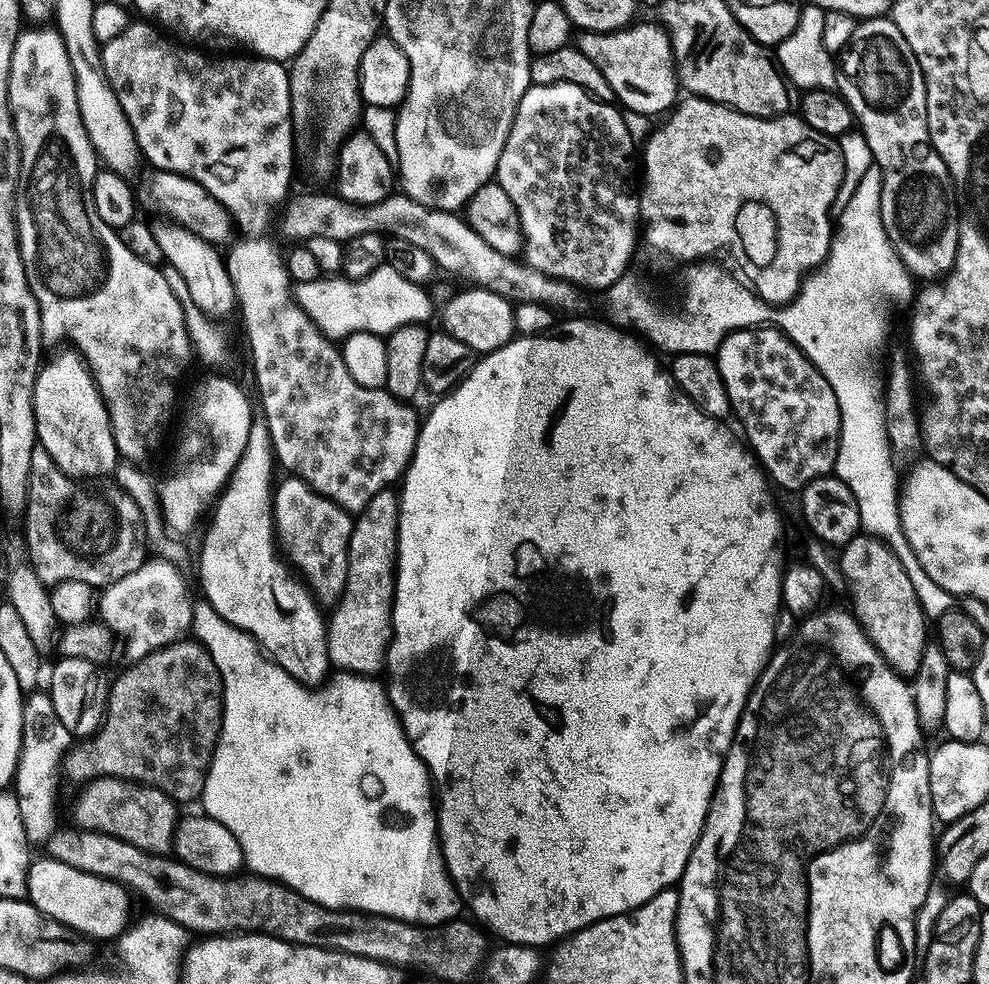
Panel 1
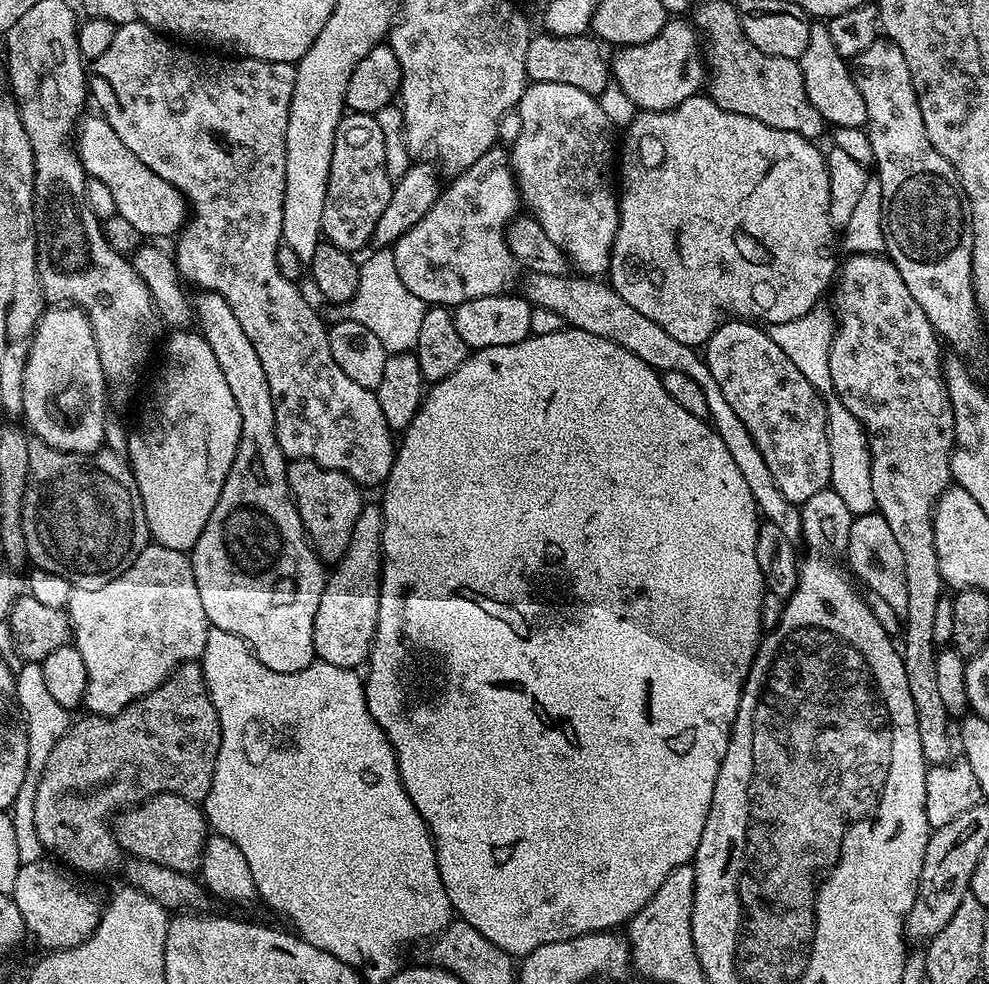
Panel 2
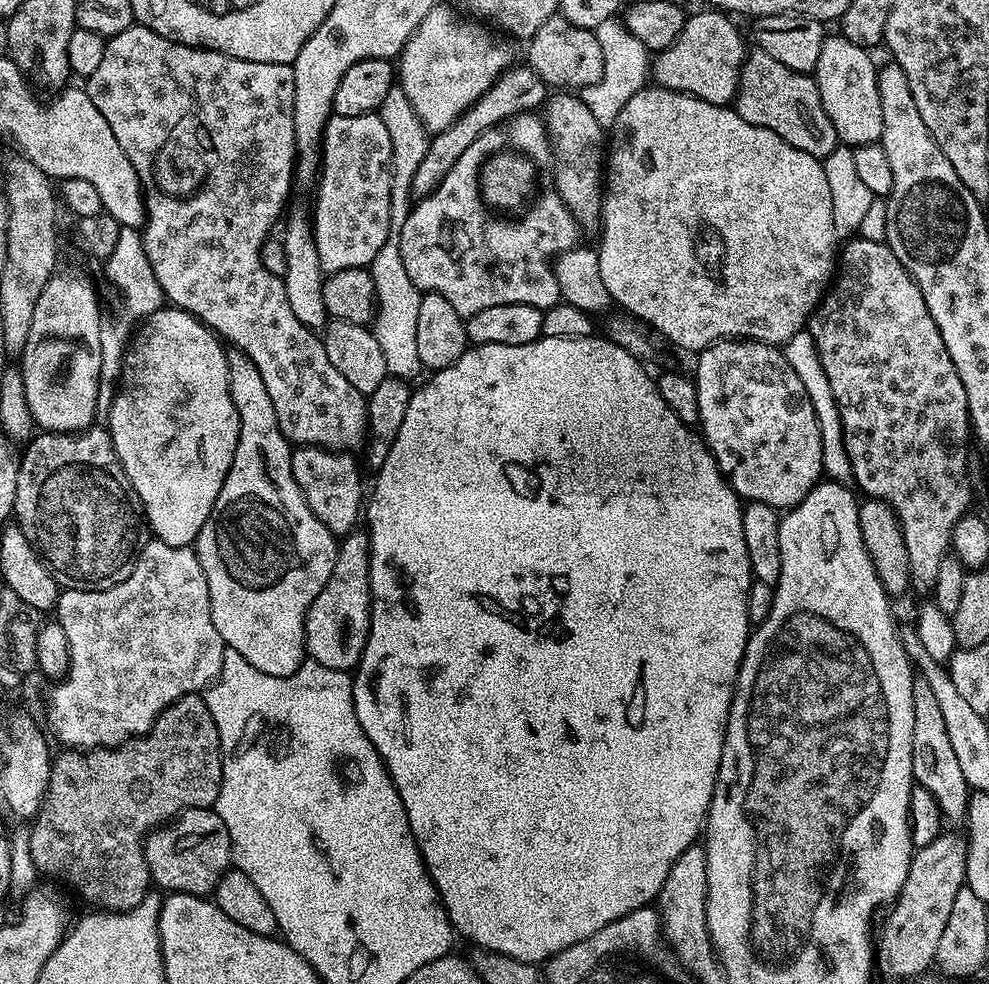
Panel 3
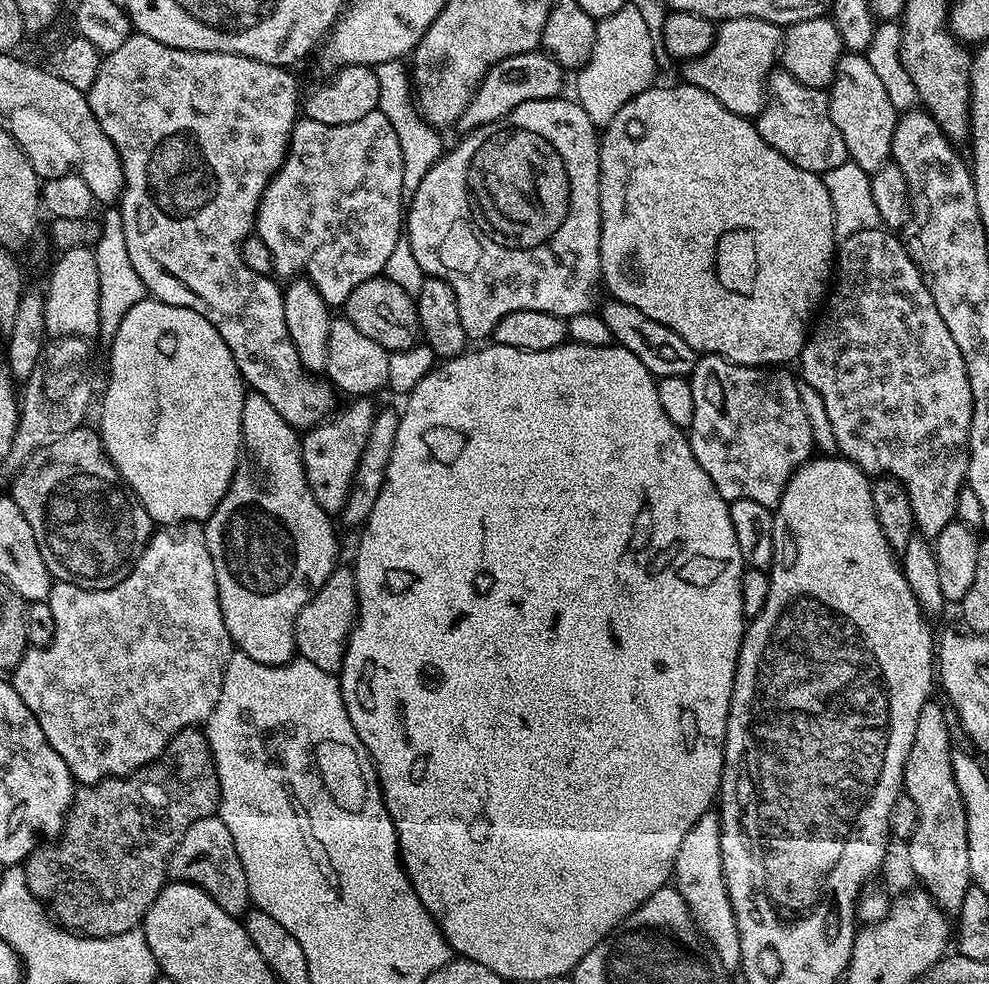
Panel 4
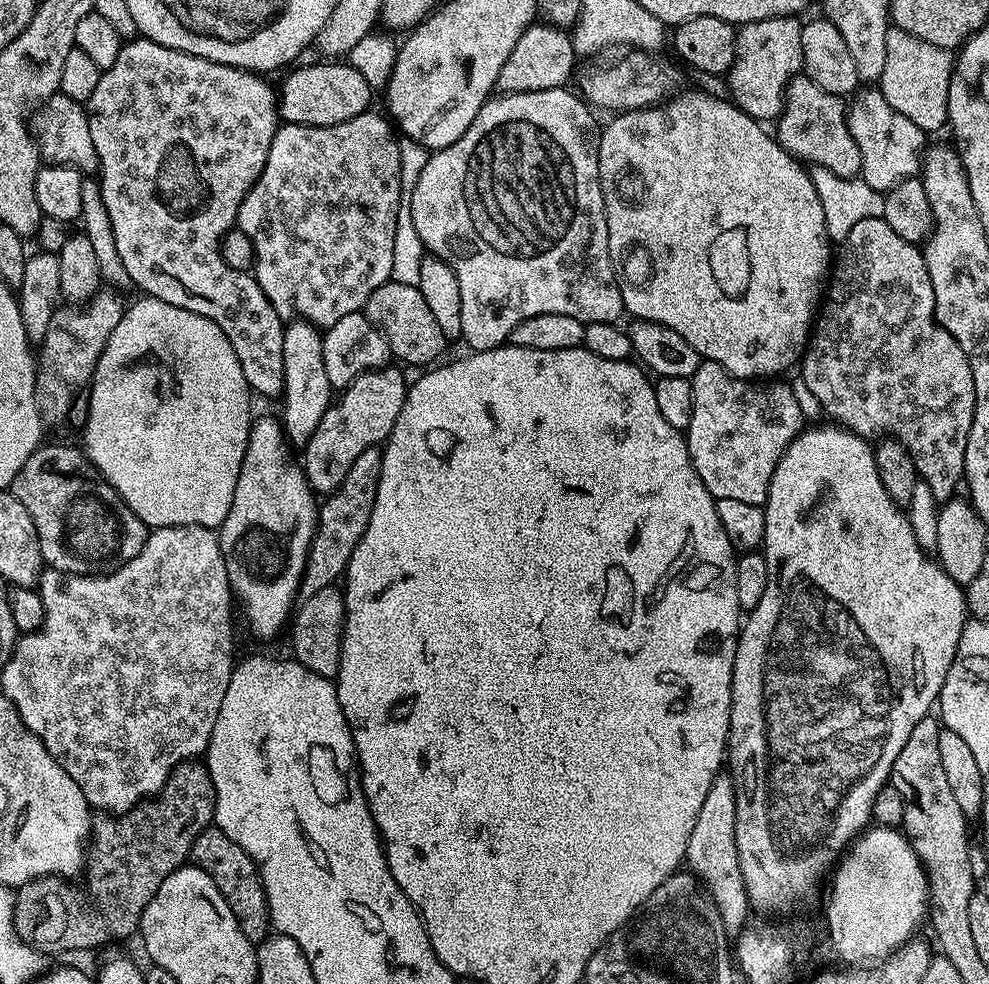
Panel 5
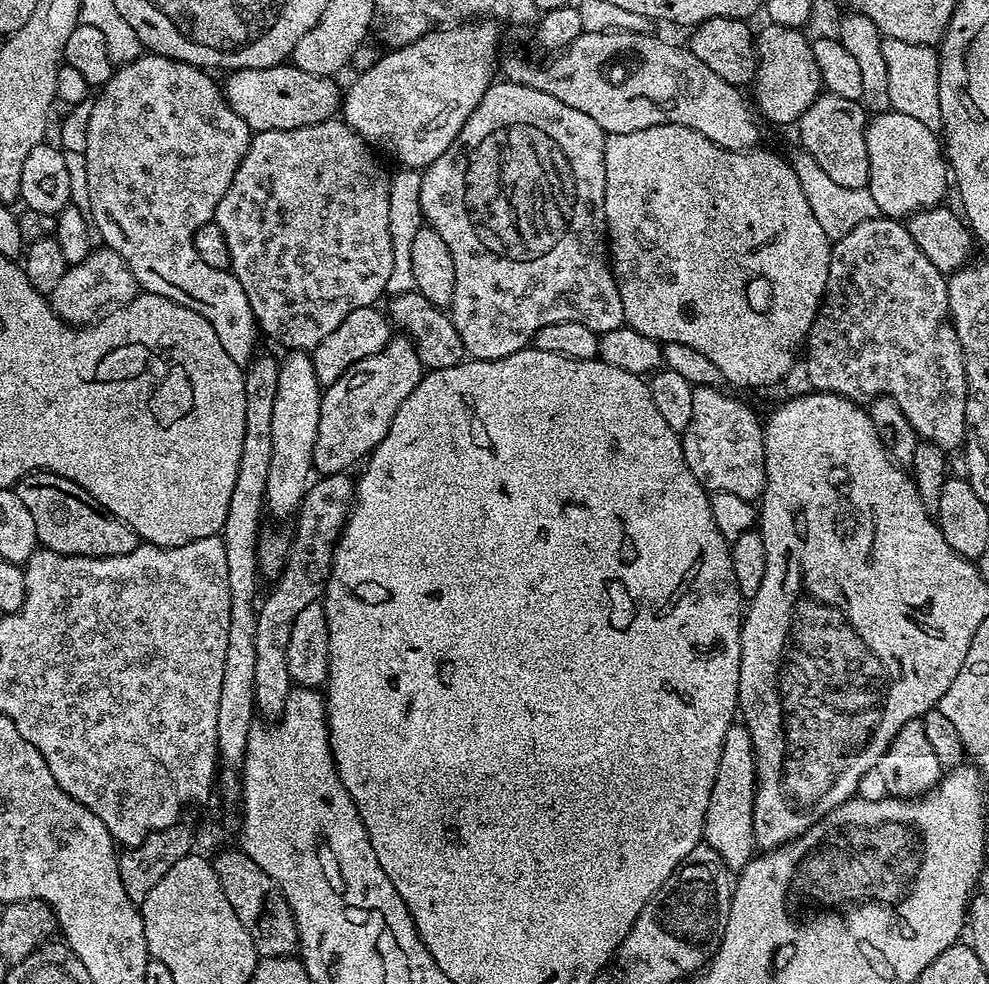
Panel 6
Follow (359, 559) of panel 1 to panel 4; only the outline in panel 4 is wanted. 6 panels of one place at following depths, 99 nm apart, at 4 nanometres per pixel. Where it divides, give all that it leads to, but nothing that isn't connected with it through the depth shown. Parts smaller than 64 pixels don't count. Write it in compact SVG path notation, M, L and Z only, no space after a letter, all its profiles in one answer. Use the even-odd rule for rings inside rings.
M337 566L330 574L326 583L316 591L315 596L310 598L302 606L302 610L296 619L296 652L299 659L314 662L322 670L333 674L339 673L344 661L344 651L348 645L348 636L356 622L356 573L351 567Z

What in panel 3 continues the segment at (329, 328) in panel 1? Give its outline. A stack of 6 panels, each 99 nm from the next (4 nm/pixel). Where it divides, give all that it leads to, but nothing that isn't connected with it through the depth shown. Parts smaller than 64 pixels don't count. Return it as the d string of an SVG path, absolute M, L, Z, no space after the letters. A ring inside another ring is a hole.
M389 238L378 250L378 254L373 258L370 265L372 281L376 287L375 315L380 320L379 331L385 337L393 336L396 340L381 339L382 354L386 354L386 366L389 376L399 376L401 378L413 378L422 372L422 365L418 358L418 342L412 338L416 335L418 326L418 302L421 298L421 291L410 282L410 274L406 274L406 266L402 266L402 250L400 241L396 238Z

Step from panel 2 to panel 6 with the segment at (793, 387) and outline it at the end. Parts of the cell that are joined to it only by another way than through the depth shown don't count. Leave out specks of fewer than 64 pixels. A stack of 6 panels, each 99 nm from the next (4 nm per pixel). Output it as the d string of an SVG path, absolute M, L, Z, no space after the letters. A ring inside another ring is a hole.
M719 387L696 388L694 418L682 434L686 466L709 493L738 494L738 498L759 501L764 494L764 425L750 405L720 391Z

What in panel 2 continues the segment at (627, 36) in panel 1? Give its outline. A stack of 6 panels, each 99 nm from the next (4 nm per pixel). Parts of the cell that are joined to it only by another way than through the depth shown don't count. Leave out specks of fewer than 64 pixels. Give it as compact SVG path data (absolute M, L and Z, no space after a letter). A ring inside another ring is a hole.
M669 19L667 26L658 34L658 38L650 38L645 44L629 44L621 47L616 57L610 60L610 76L615 87L621 88L635 102L637 109L646 112L664 112L668 108L676 108L691 96L697 95L706 84L706 61L698 43L698 33L691 19Z

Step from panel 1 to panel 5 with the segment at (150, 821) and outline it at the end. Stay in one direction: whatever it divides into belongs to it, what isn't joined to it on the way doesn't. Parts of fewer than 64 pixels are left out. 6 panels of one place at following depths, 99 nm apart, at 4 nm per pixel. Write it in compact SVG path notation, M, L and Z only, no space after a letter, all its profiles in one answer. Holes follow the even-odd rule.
M209 826L200 832L193 842L190 860L195 867L206 870L206 874L214 878L222 898L226 898L234 918L240 923L240 929L249 940L259 942L269 935L268 903L260 881L260 872L256 869L255 862L246 854L246 850L242 850L242 846L226 838L226 834L220 828Z

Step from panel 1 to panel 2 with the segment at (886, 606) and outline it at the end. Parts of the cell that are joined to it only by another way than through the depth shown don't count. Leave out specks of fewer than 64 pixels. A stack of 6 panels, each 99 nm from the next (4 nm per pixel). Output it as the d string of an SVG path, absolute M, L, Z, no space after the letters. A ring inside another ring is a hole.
M879 511L867 512L855 517L846 533L848 540L848 564L853 577L860 576L859 583L873 596L883 597L887 605L902 610L906 606L906 562L902 562L902 549L890 530L890 522Z

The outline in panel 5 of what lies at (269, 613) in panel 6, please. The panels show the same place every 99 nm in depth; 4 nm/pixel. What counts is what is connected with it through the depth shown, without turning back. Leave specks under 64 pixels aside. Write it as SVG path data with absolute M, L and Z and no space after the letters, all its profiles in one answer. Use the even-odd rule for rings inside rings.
M374 447L362 450L362 454L354 458L354 466L350 466L346 478L342 478L337 488L319 501L316 510L316 532L312 535L306 566L300 579L298 596L301 601L318 594L318 590L333 587L348 569L348 563L354 554L354 546L358 546L370 522L381 470L381 449Z

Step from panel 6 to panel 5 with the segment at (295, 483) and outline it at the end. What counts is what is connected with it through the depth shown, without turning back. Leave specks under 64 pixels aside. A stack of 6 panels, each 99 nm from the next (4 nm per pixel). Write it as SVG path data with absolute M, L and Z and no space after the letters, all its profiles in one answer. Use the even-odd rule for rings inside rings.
M299 318L293 319L285 327L282 338L282 374L284 375L284 435L293 449L303 449L310 442L314 430L318 430L318 422L322 422L322 414L330 407L334 399L334 389L330 378L326 378L326 362L322 362L321 329L315 324Z

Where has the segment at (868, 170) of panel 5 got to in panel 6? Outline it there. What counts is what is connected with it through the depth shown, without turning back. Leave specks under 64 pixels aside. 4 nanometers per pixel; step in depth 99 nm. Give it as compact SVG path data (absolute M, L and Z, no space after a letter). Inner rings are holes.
M877 112L866 130L866 154L870 158L867 189L878 202L884 218L907 218L913 212L935 208L950 188L950 169L942 140L922 122L901 112Z

